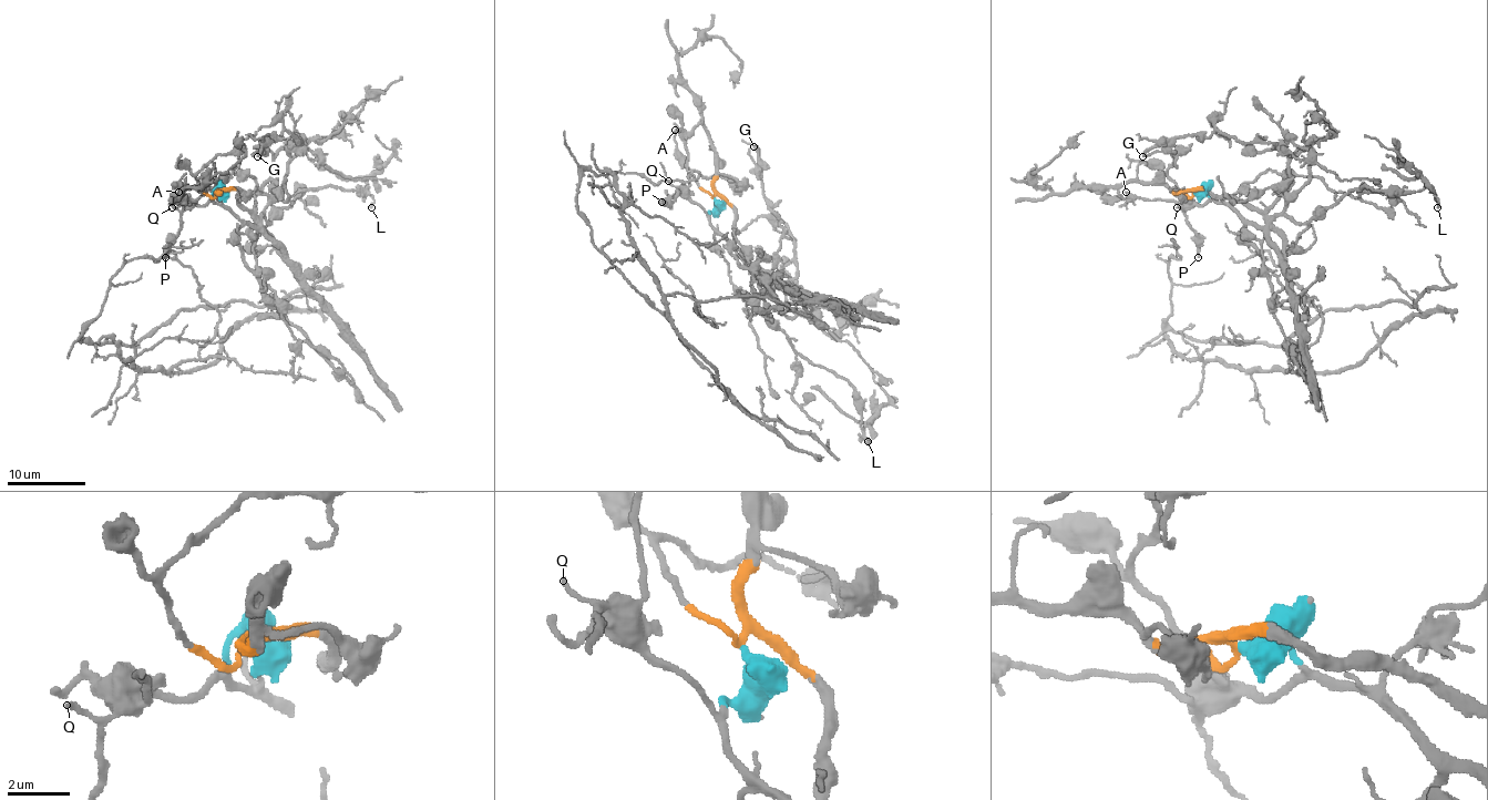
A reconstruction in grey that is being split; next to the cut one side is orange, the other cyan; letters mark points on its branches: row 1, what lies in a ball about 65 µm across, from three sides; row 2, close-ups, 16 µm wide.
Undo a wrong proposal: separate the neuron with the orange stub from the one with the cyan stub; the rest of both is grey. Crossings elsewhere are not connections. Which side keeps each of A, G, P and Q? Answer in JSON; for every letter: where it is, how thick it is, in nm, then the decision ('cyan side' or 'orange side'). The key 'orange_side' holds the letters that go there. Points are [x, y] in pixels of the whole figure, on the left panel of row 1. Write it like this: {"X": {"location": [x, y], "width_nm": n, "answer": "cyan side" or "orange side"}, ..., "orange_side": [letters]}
{"A": {"location": [178, 192], "width_nm": 170, "answer": "orange side"}, "G": {"location": [257, 156], "width_nm": 200, "answer": "orange side"}, "P": {"location": [165, 257], "width_nm": 200, "answer": "cyan side"}, "Q": {"location": [172, 207], "width_nm": 150, "answer": "cyan side"}, "orange_side": ["A", "G"]}

